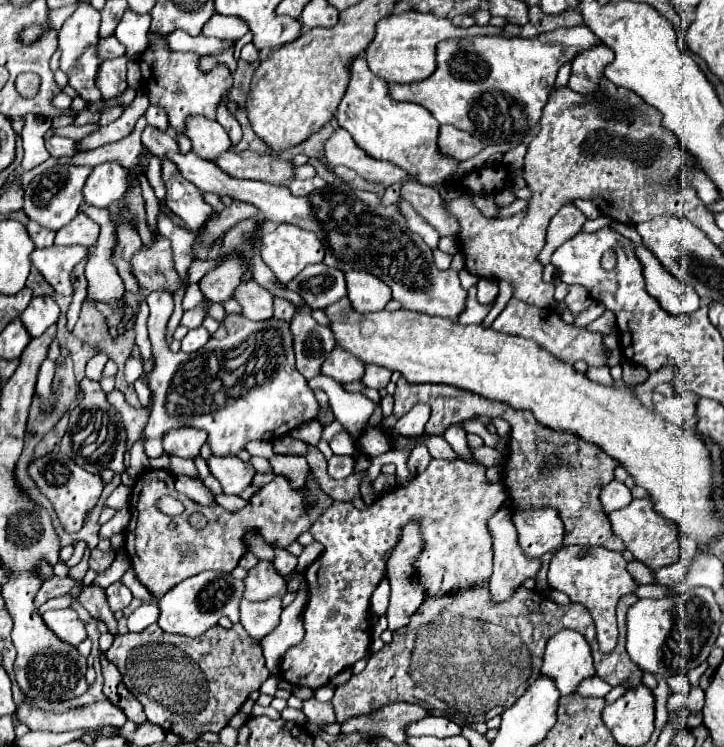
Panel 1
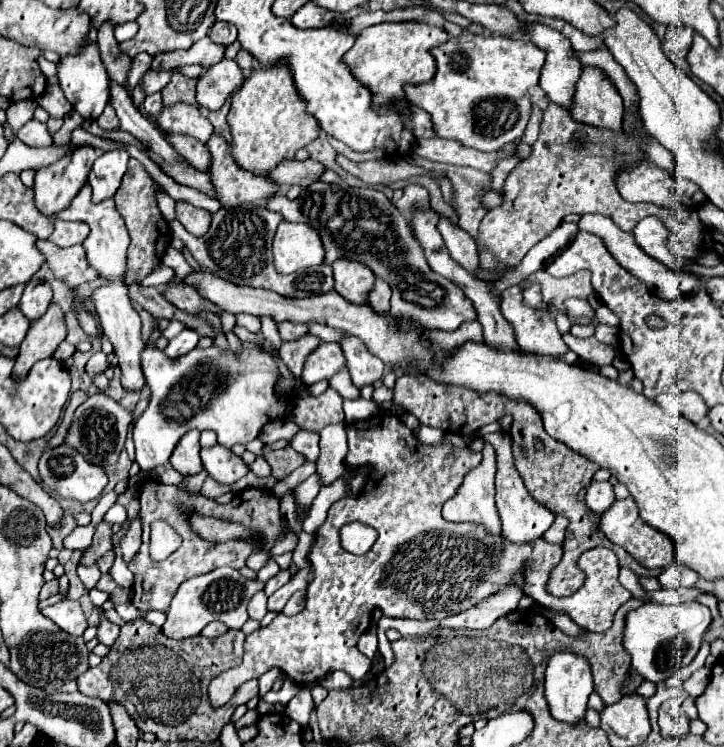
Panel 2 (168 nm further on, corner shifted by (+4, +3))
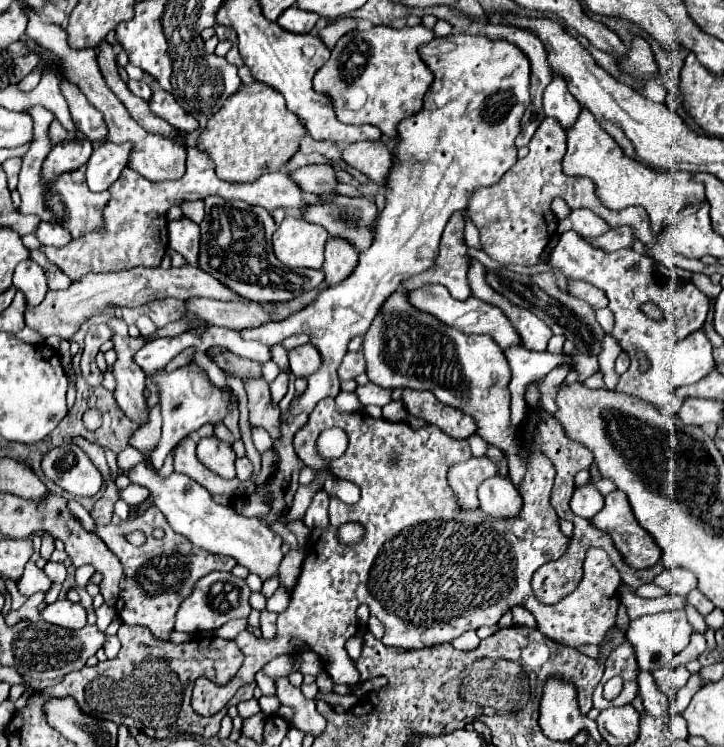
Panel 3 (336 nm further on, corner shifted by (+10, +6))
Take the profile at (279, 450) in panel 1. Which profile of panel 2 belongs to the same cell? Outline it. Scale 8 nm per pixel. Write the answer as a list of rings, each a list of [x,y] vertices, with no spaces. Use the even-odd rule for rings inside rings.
[[[286,446],[282,450],[270,450],[264,454],[264,458],[270,462],[272,476],[276,476],[278,480],[284,480],[290,472],[294,472],[298,466],[306,462],[306,458],[292,446]]]

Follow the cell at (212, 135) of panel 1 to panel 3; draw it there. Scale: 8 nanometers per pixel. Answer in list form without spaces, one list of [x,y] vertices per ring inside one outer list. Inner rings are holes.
[[[156,89],[154,95],[152,95],[152,99],[148,103],[150,103],[150,109],[152,109],[154,115],[162,117],[172,127],[178,127],[182,133],[198,129],[198,121],[190,113],[186,113],[168,91]]]

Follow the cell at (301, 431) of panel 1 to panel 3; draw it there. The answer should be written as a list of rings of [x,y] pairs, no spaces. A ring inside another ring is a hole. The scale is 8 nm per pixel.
[[[254,427],[252,429],[252,441],[254,441],[256,449],[270,449],[272,447],[272,439],[262,427]]]

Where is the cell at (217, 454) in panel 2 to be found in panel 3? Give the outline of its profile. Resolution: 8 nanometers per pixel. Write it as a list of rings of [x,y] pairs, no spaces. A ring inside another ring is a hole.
[[[202,437],[198,441],[196,455],[198,455],[198,461],[206,469],[214,471],[216,475],[222,475],[224,479],[236,477],[236,469],[234,469],[236,455],[234,455],[230,443],[222,441],[218,437]]]

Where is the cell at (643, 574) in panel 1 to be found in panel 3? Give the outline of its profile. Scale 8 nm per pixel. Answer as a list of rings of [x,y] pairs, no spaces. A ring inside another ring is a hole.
[[[652,583],[650,585],[642,585],[636,589],[636,595],[642,597],[642,599],[656,599],[656,597],[664,597],[666,593],[660,589],[660,587],[654,587]]]

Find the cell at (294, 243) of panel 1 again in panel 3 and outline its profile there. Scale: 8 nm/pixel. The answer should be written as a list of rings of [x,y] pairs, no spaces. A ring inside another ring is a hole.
[[[284,217],[272,237],[272,243],[278,261],[286,267],[322,269],[326,239],[328,231],[324,227],[300,217]]]

